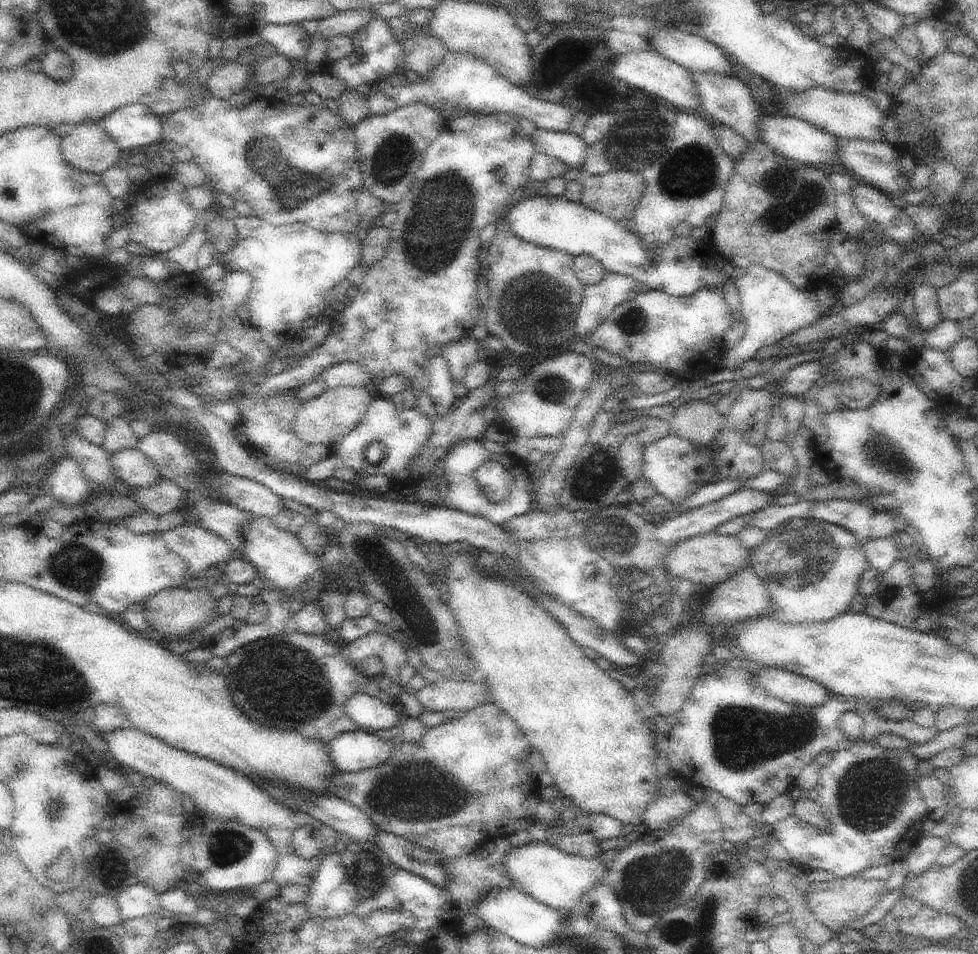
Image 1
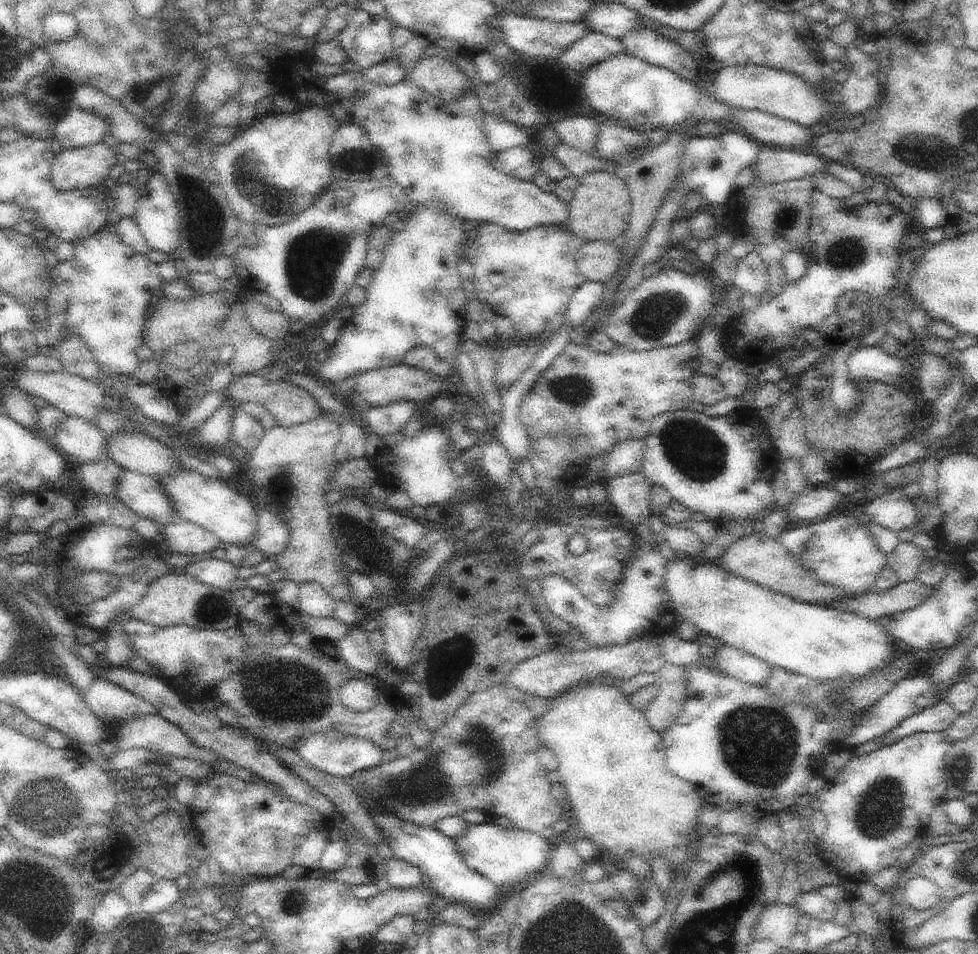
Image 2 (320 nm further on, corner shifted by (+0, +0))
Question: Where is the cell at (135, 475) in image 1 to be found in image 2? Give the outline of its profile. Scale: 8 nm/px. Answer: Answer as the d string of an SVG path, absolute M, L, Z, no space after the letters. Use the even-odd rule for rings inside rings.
M66 415L57 426L57 448L70 460L97 461L107 455L102 429L96 423L76 415Z

